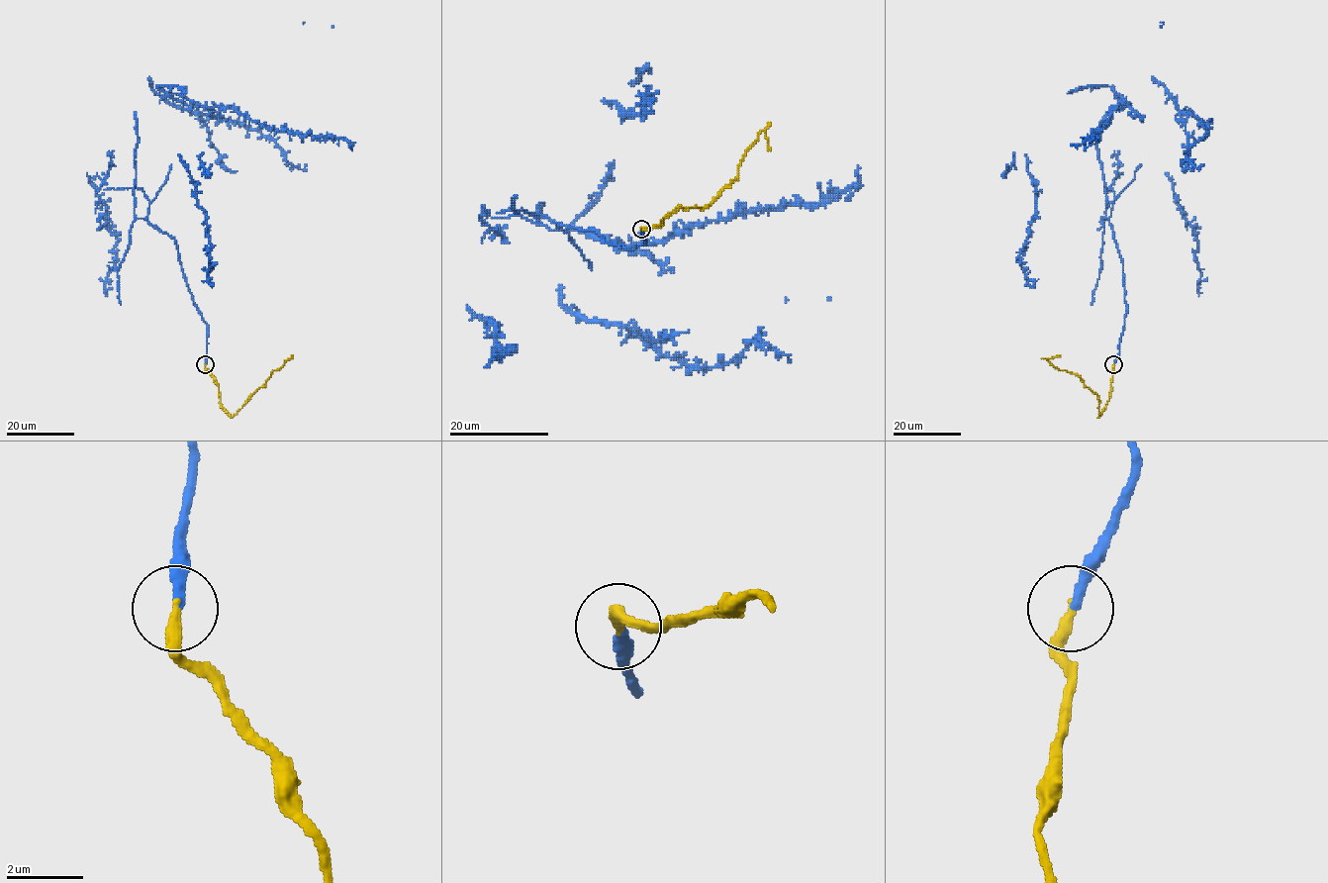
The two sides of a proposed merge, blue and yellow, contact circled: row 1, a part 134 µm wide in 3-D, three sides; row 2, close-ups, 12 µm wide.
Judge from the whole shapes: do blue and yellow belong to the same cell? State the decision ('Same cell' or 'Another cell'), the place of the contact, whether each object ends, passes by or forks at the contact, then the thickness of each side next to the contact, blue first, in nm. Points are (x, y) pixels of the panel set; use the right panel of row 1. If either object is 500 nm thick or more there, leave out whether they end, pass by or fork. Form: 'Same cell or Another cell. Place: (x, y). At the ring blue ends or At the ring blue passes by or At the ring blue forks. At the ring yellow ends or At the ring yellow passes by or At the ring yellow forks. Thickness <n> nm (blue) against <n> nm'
Same cell. Place: (1113, 364). At the ring blue ends. At the ring yellow ends. Thickness 280 nm (blue) against 320 nm

